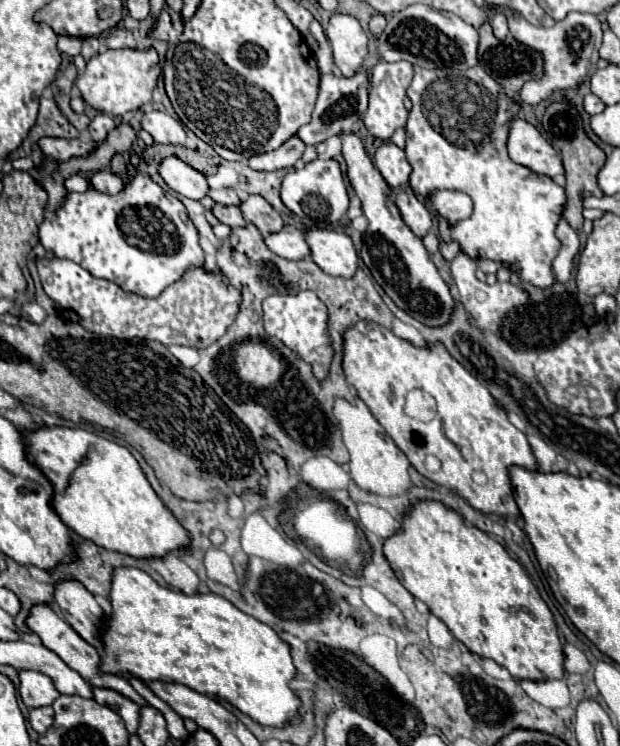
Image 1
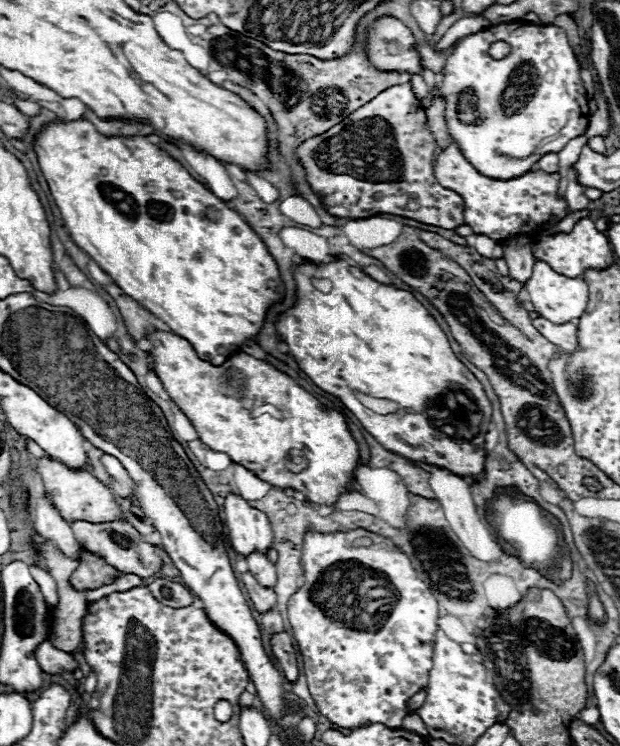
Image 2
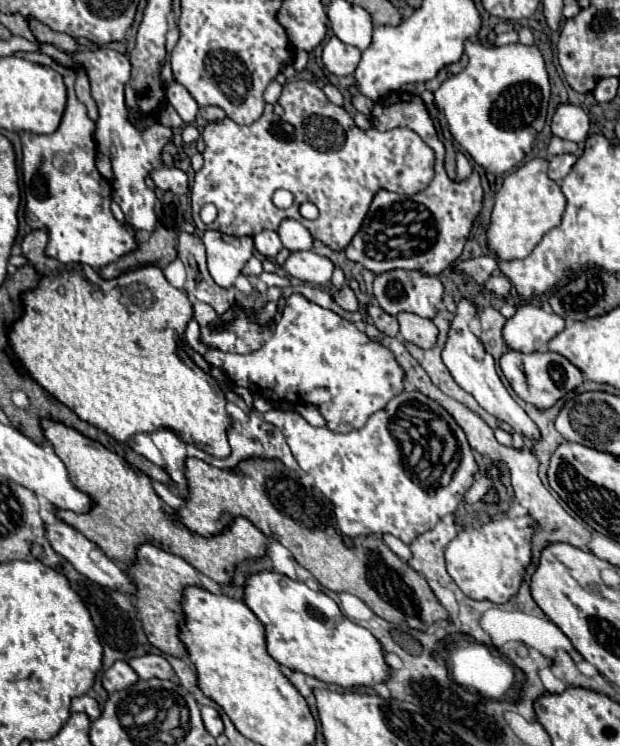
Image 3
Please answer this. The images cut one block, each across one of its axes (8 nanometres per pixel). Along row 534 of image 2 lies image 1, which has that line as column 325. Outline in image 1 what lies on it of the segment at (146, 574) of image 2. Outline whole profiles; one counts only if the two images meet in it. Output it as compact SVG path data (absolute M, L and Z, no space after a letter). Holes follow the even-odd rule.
M356 72L356 76L352 78L344 78L344 76L334 76L334 74L322 74L320 80L320 94L318 94L318 102L316 108L312 112L312 120L302 126L296 136L304 142L304 144L320 144L330 136L338 136L342 132L350 132L352 126L360 120L360 116L366 112L368 106L368 78L366 72Z

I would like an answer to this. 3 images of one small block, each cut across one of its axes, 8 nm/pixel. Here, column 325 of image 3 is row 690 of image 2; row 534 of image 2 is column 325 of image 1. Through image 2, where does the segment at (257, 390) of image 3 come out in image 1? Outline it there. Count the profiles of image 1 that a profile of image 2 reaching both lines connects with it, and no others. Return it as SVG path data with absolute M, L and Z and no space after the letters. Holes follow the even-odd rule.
M304 290L298 294L274 294L262 302L264 310L264 330L268 336L278 338L288 346L300 360L308 362L314 370L314 376L322 382L328 376L330 362L334 358L332 338L328 334L328 308L326 304L312 292Z

